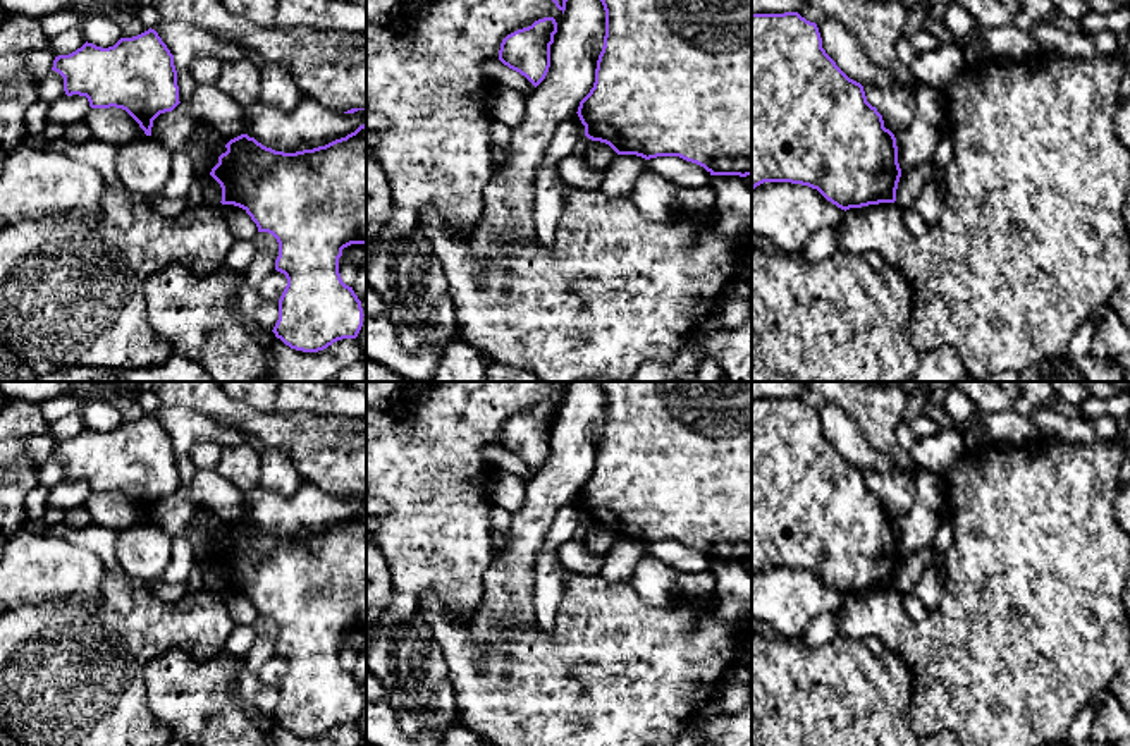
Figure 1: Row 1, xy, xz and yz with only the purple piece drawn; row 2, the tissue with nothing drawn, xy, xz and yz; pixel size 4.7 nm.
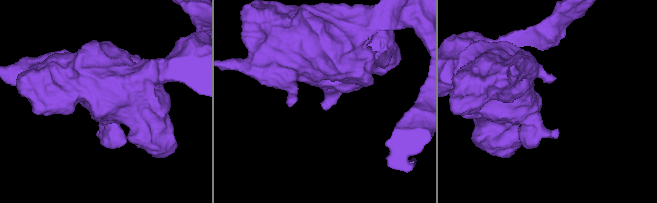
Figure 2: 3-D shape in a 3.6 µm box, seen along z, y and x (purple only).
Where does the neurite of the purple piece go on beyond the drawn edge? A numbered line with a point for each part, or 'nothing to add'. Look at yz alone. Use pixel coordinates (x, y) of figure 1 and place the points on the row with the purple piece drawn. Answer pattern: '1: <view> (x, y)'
nothing to add

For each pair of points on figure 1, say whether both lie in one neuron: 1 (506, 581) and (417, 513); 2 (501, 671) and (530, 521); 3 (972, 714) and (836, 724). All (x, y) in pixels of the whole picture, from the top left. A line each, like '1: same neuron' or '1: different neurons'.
1: different neurons
2: different neurons
3: different neurons

